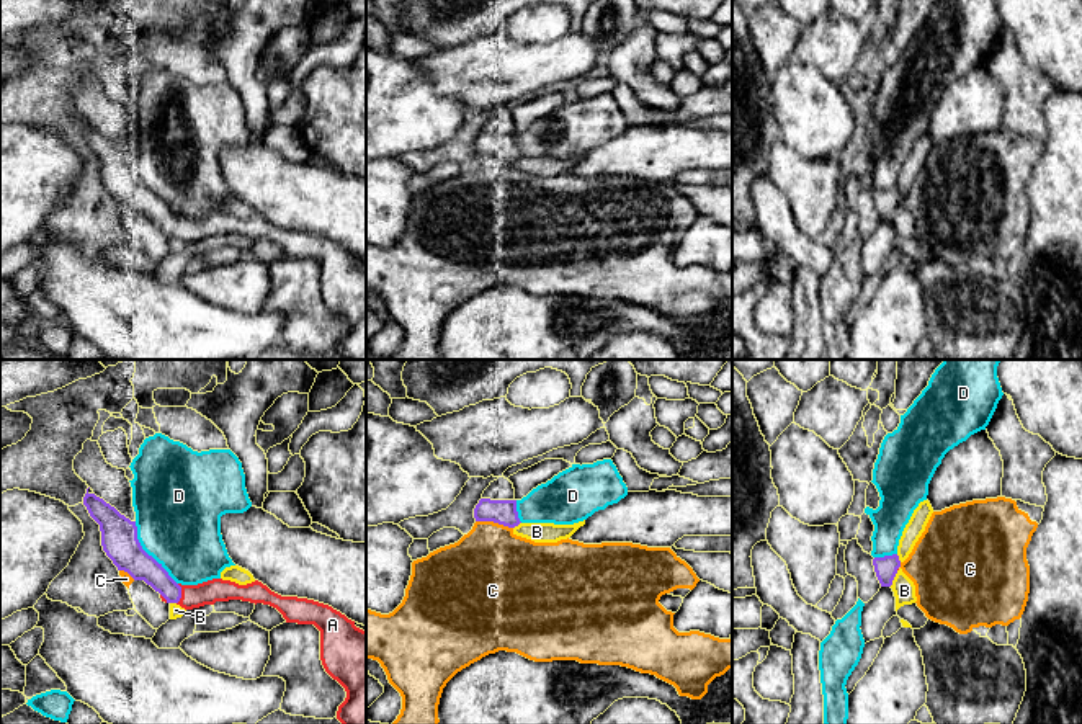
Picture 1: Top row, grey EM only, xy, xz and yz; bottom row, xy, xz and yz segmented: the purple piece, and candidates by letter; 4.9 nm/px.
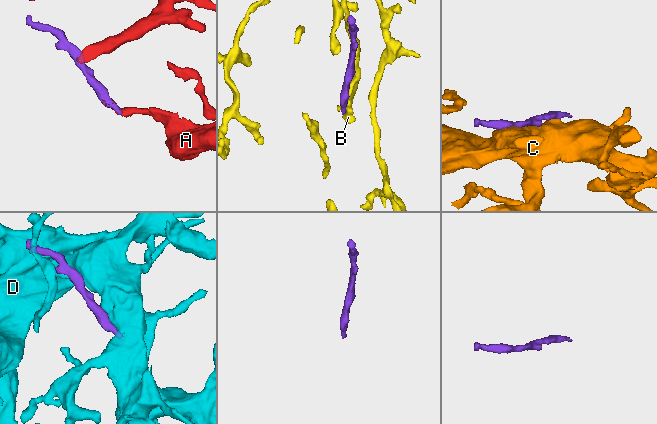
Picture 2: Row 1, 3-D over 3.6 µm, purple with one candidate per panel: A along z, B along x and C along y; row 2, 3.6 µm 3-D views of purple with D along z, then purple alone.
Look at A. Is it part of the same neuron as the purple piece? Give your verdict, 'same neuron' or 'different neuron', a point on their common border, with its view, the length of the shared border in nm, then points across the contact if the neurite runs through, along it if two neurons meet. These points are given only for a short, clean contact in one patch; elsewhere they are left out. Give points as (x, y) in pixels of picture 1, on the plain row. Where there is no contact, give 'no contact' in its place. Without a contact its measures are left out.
same neuron | xy (180, 227) | 100 nm | across xy (141, 200), (172, 226), (180, 227), (210, 226)

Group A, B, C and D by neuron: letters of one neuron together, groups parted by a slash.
A / B / C / D

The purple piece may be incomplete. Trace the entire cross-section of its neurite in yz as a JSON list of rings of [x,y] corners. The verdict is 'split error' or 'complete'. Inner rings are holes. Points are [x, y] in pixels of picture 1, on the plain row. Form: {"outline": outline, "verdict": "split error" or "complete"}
{"outline": [[[892,188],[884,191],[874,191],[873,199],[881,221],[891,221],[897,203],[901,201],[901,194],[897,188]]], "verdict": "complete"}

